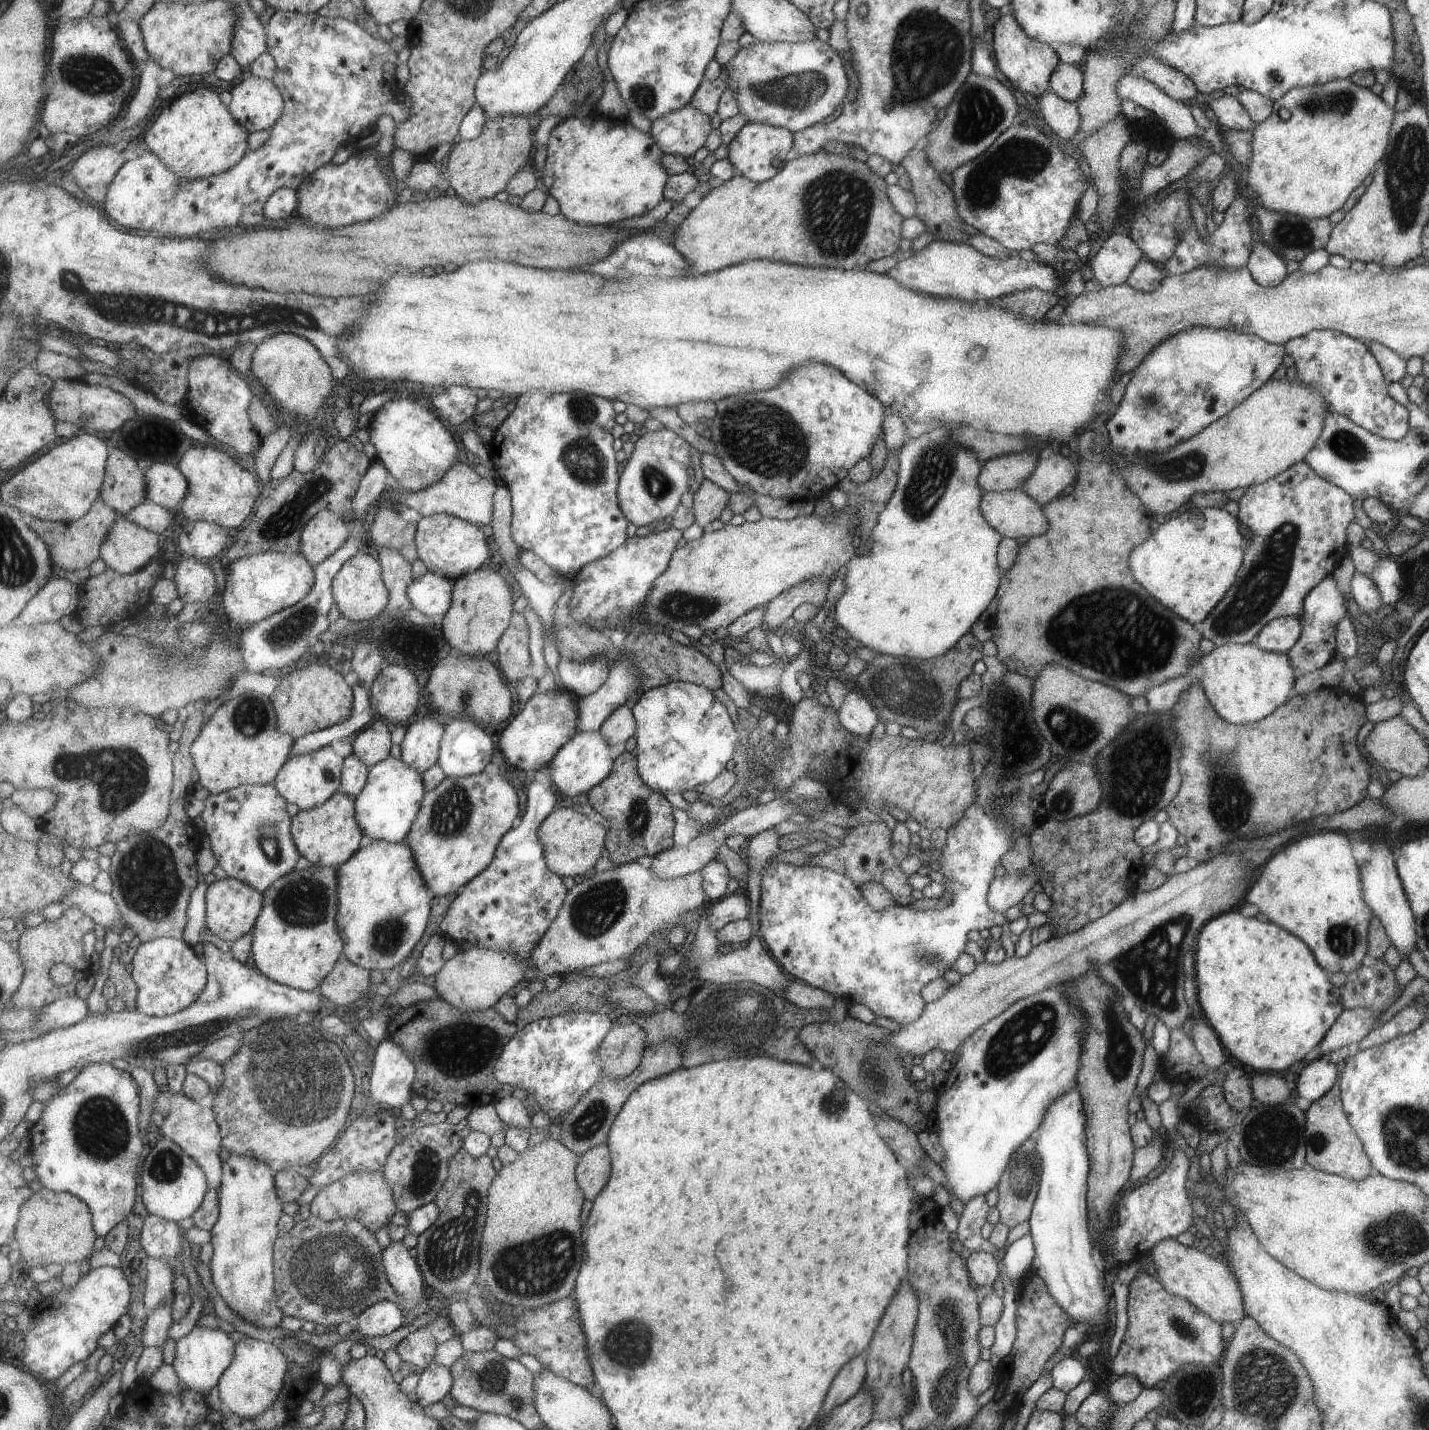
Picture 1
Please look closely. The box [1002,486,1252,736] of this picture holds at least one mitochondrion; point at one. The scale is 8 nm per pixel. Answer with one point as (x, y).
(1066, 629)

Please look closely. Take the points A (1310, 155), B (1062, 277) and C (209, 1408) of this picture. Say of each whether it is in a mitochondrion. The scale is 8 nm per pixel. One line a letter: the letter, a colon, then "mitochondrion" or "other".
A: other
B: other
C: other

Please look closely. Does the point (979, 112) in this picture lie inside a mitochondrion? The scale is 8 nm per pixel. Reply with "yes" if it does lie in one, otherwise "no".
yes

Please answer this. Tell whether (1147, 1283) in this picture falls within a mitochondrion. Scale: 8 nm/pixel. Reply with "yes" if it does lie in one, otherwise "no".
no

